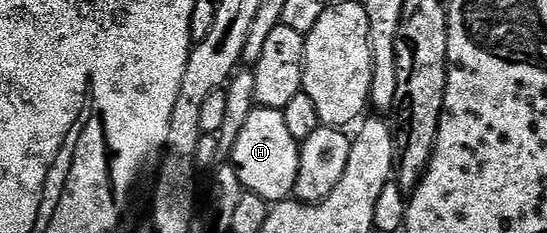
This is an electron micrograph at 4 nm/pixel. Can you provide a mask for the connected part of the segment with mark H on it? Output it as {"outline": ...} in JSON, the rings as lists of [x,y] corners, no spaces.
{"outline":[[[259,105],[250,113],[242,133],[238,133],[238,141],[230,156],[231,166],[235,167],[240,178],[240,184],[244,186],[245,191],[253,191],[254,194],[262,197],[270,205],[284,202],[295,192],[299,160],[300,143],[294,137],[290,137],[290,129],[286,129],[286,117],[283,110]]]}

